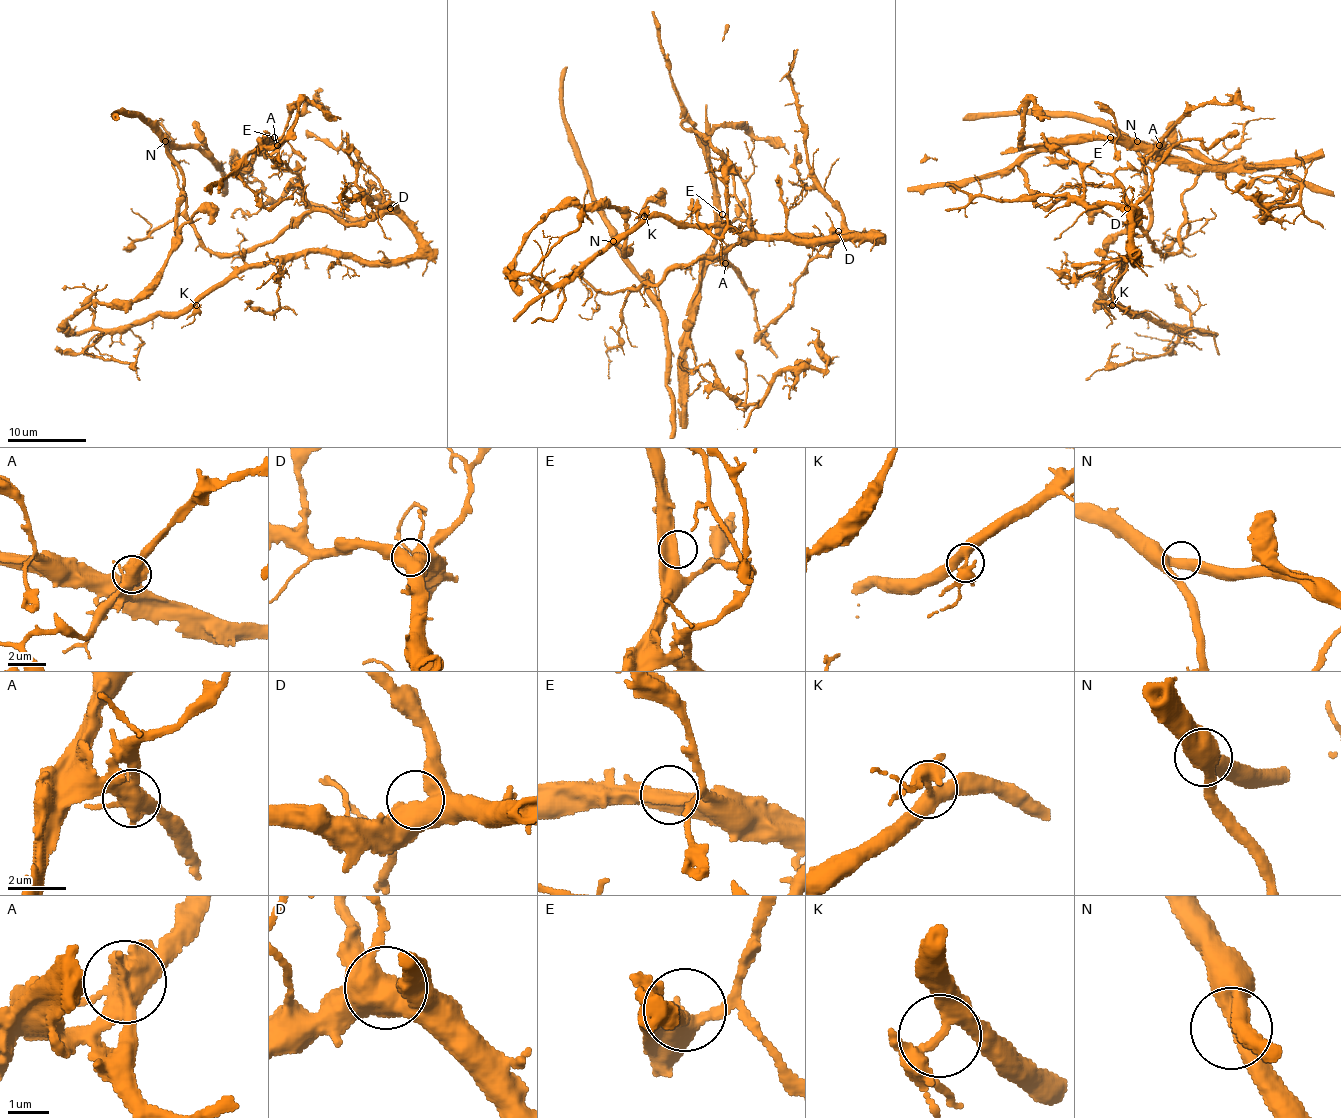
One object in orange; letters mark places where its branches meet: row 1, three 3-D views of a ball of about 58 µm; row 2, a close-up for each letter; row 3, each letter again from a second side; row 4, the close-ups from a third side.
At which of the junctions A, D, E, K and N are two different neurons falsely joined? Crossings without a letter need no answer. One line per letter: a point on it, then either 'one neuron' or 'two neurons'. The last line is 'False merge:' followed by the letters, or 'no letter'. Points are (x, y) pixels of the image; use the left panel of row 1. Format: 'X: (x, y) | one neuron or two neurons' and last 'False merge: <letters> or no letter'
A: (277, 145) | two neurons
D: (390, 208) | one neuron
E: (274, 137) | one neuron
K: (196, 305) | one neuron
N: (165, 141) | one neuron
False merge: A

